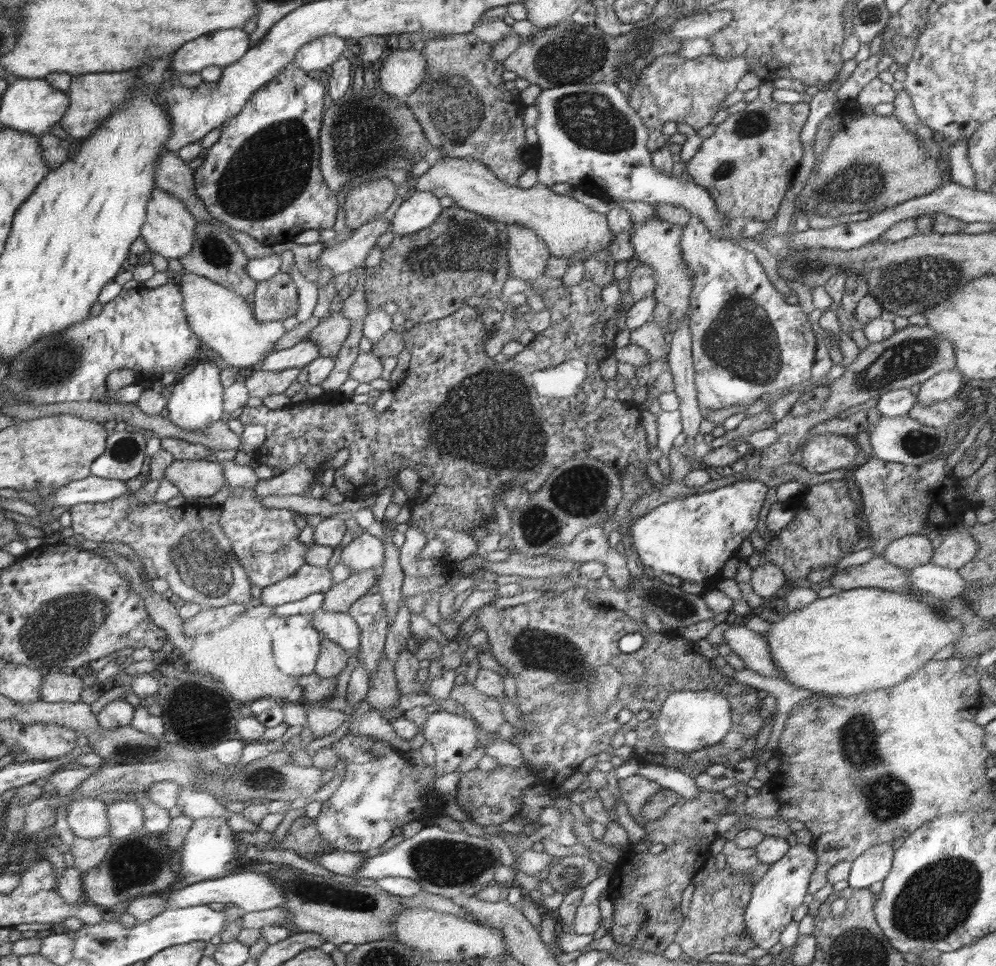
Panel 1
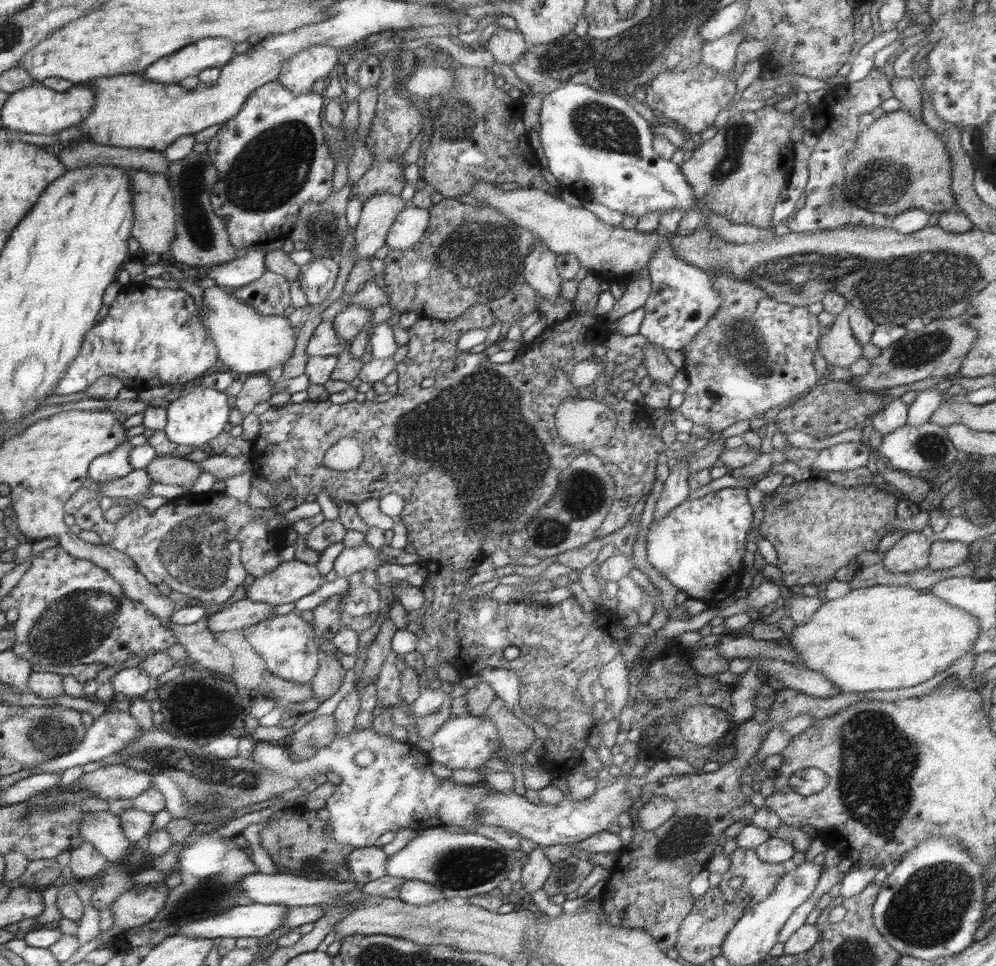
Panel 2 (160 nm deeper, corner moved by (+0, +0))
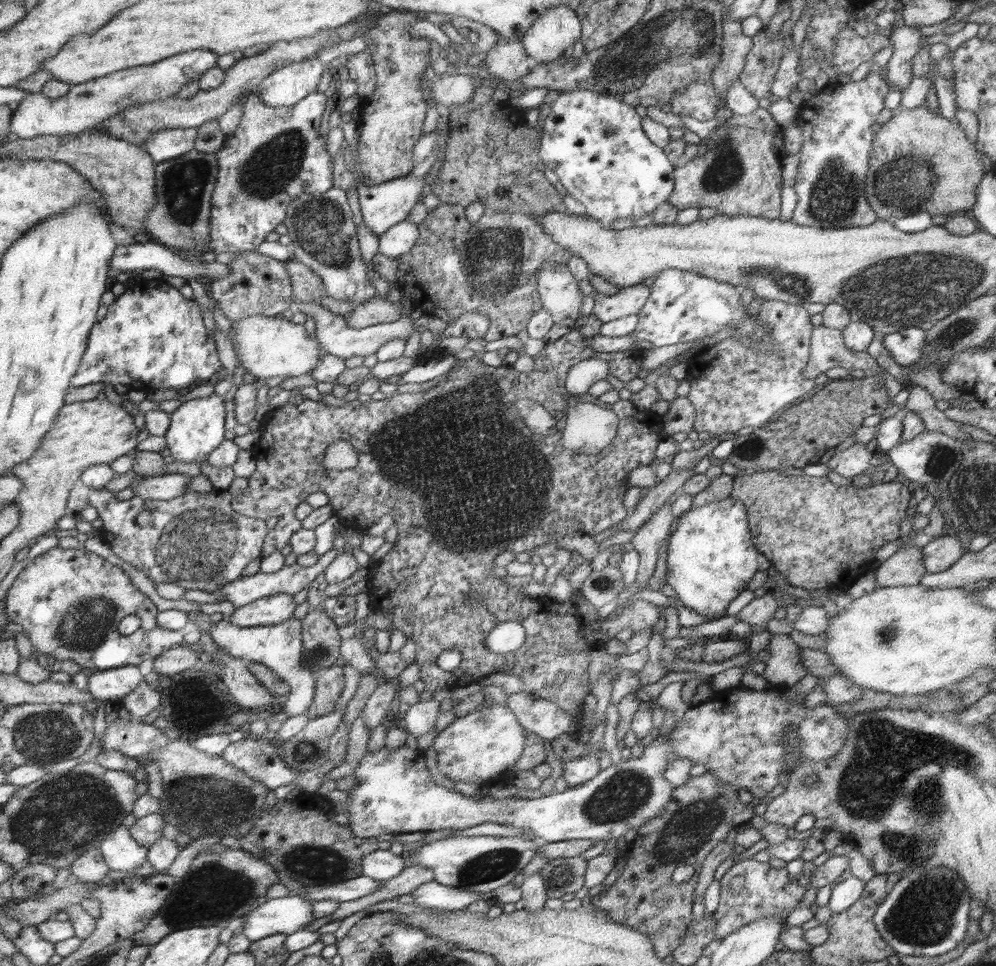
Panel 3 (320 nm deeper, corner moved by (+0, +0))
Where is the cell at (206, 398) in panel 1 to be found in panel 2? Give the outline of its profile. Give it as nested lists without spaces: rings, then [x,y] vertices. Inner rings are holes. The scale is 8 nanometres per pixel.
[[[199,382],[195,384],[194,391],[186,391],[182,397],[172,401],[168,406],[169,421],[166,423],[165,433],[173,443],[204,449],[212,443],[213,438],[226,432],[226,426],[230,426],[232,404],[230,394],[213,388],[202,388]]]

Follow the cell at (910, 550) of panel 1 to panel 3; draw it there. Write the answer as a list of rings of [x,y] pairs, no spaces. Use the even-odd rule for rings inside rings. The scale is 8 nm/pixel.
[[[903,547],[872,574],[880,588],[918,585],[927,574],[922,549]]]

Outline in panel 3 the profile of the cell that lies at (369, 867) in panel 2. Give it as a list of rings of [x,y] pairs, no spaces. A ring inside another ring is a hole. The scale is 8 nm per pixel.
[[[378,849],[362,859],[361,869],[364,875],[382,881],[398,876],[406,867],[404,856]]]

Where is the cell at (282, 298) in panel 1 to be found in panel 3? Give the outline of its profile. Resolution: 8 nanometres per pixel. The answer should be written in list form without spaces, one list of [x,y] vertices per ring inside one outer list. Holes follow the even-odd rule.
[[[247,250],[239,251],[227,265],[229,273],[225,277],[210,280],[206,288],[228,320],[248,319],[250,316],[276,317],[278,312],[284,312],[290,306],[293,286],[290,286],[290,275],[284,261]]]

